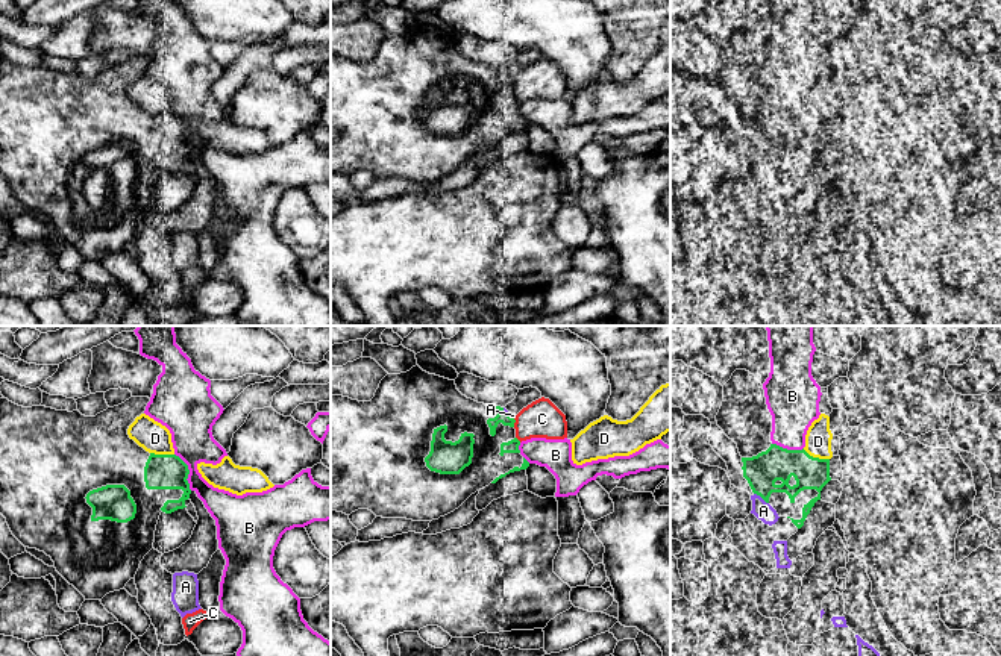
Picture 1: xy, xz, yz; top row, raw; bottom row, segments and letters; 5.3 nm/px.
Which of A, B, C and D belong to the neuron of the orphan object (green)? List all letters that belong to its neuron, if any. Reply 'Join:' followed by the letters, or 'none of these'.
Join: none of these

